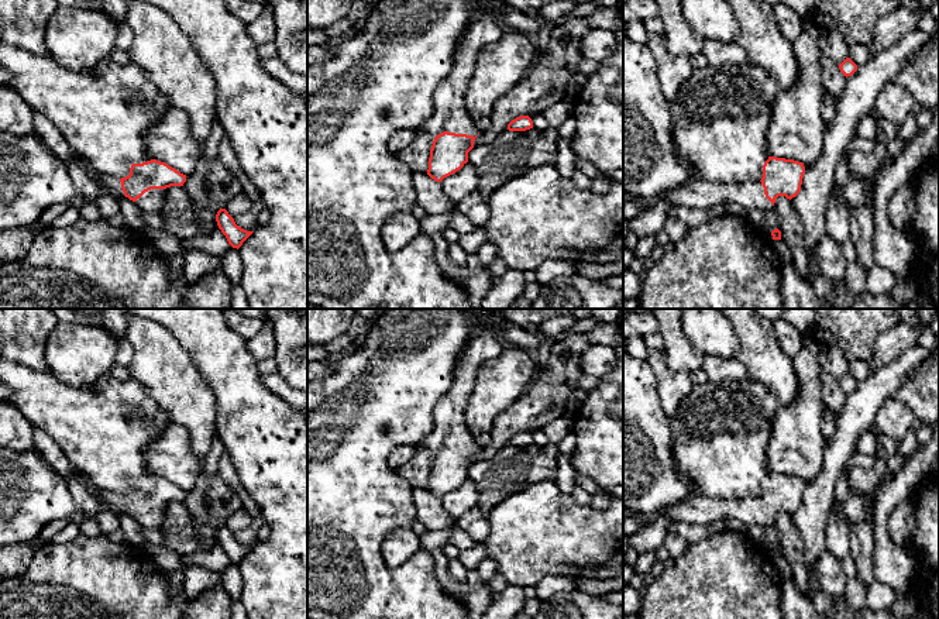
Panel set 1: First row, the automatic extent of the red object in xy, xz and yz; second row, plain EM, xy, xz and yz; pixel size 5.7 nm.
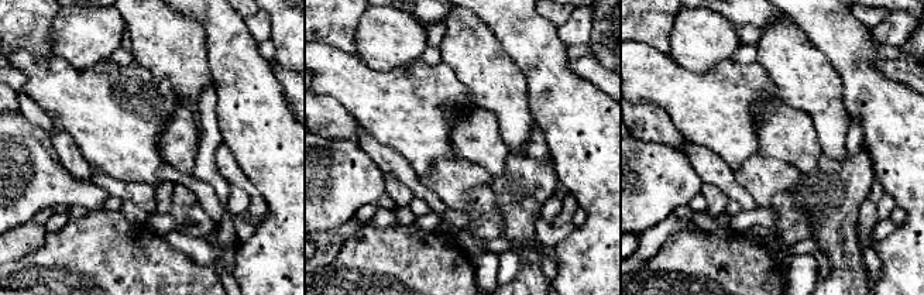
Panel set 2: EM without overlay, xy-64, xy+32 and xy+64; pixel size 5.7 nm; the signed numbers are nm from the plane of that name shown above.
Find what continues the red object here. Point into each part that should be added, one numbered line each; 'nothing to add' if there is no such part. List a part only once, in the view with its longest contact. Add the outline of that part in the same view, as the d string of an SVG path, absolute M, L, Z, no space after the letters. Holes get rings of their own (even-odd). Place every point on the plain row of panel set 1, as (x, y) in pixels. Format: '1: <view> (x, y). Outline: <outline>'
1: xz (449, 430). Outline: M478 327L461 353L448 393L433 409L433 430L417 448L438 451L444 447L478 451L475 439L464 424L464 407L472 391L479 365L508 347L496 327Z

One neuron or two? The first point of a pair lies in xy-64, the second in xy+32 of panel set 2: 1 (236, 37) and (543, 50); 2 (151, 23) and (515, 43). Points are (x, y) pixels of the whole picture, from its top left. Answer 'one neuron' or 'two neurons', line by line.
1: one neuron
2: two neurons

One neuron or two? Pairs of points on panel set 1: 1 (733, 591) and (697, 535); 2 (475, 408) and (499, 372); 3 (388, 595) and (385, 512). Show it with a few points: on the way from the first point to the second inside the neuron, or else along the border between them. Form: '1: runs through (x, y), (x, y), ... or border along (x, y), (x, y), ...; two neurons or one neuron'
1: border along (726, 528), (688, 544); two neurons
2: runs through (484, 399), (499, 381); one neuron
3: runs through (371, 574), (371, 533); one neuron

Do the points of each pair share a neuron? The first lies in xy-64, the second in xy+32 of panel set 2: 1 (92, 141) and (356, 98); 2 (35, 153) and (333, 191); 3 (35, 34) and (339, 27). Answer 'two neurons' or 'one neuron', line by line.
1: one neuron
2: one neuron
3: one neuron

